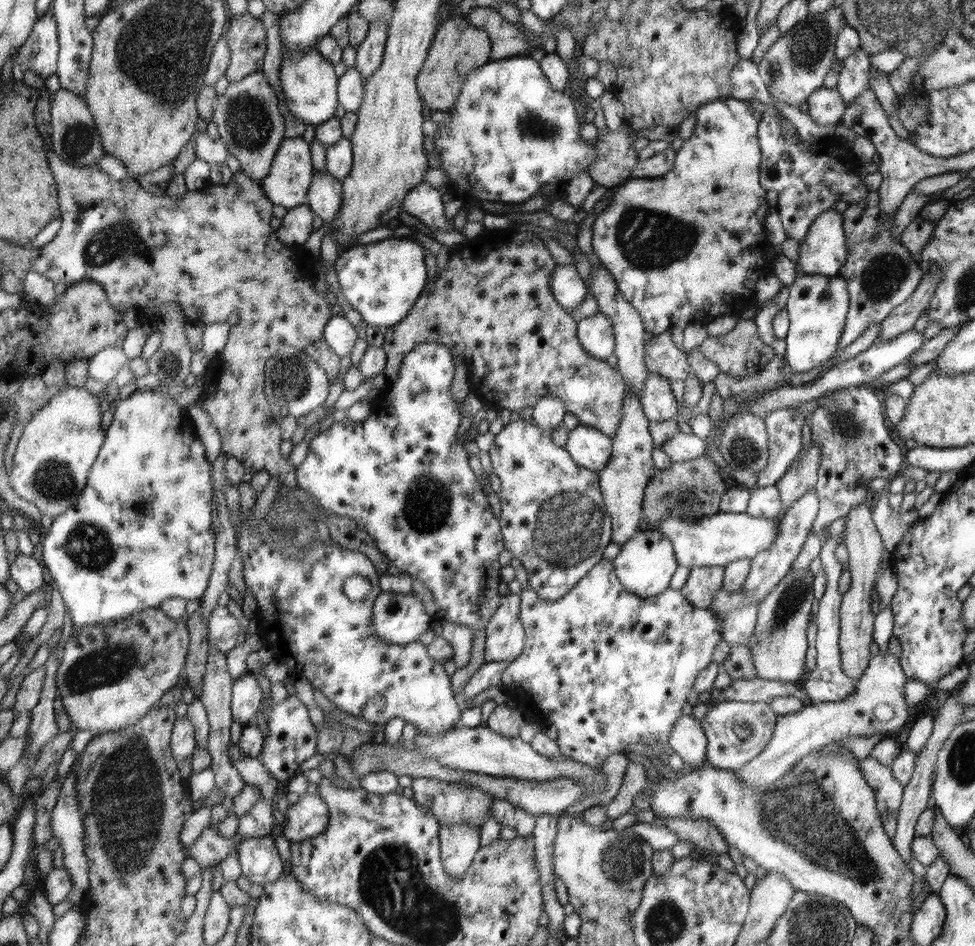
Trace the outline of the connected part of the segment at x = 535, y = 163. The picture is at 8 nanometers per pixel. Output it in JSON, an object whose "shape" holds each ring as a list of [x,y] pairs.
{"shape":[[[518,55],[490,61],[467,76],[455,106],[449,108],[450,122],[440,124],[434,136],[440,169],[450,179],[451,192],[458,198],[522,204],[554,180],[568,181],[581,170],[588,171],[597,157],[597,148],[580,137],[576,106],[569,94],[551,87],[536,60]]]}

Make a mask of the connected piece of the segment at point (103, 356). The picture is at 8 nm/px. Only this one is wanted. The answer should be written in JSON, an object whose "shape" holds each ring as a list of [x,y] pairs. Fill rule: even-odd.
{"shape":[[[108,346],[103,348],[88,360],[88,378],[94,378],[104,384],[109,384],[116,374],[124,368],[129,358],[120,346]]]}

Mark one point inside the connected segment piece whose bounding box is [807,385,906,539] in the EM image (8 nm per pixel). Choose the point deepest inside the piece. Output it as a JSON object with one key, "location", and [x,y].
{"location":[849,424]}

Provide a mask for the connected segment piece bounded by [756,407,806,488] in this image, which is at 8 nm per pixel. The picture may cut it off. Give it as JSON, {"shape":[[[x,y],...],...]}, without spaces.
{"shape":[[[798,407],[773,410],[763,418],[769,434],[769,458],[764,471],[756,474],[758,488],[778,483],[799,456],[803,450],[802,425],[805,418]]]}

